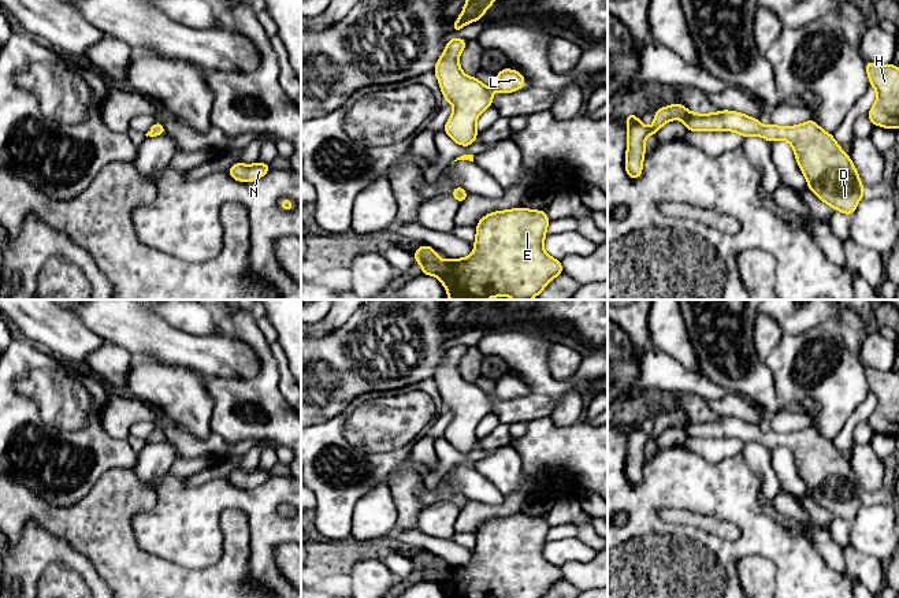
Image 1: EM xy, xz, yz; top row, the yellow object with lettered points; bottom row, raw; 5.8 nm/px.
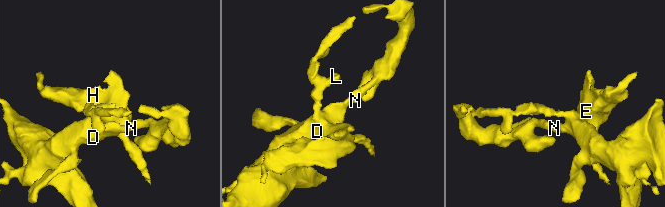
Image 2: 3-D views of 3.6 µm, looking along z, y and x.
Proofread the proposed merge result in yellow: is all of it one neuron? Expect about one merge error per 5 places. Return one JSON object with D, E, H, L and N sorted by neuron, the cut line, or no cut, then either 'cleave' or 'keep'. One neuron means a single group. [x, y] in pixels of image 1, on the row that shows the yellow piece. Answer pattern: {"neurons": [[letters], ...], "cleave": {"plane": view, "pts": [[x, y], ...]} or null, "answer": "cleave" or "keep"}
{"neurons": [["D", "E", "H", "L", "N"]], "cleave": null, "answer": "keep"}

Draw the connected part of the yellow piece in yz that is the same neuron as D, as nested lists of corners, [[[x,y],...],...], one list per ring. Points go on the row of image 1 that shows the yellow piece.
[[[679,103],[654,112],[654,123],[647,129],[635,114],[627,114],[625,171],[629,178],[642,175],[646,138],[669,120],[683,120],[688,131],[736,131],[743,138],[759,135],[768,142],[785,140],[791,144],[796,163],[806,177],[809,189],[835,211],[851,216],[865,196],[861,178],[850,156],[813,119],[781,127],[762,126],[758,118],[722,109],[713,114],[694,114]]]

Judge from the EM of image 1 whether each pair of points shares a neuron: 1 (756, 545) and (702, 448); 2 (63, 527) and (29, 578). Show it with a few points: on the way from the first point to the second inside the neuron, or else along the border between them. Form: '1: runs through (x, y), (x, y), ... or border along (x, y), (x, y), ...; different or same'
1: border along (683, 446), (714, 463), (739, 454); different
2: border along (28, 520), (33, 520), (63, 538), (82, 554); different

